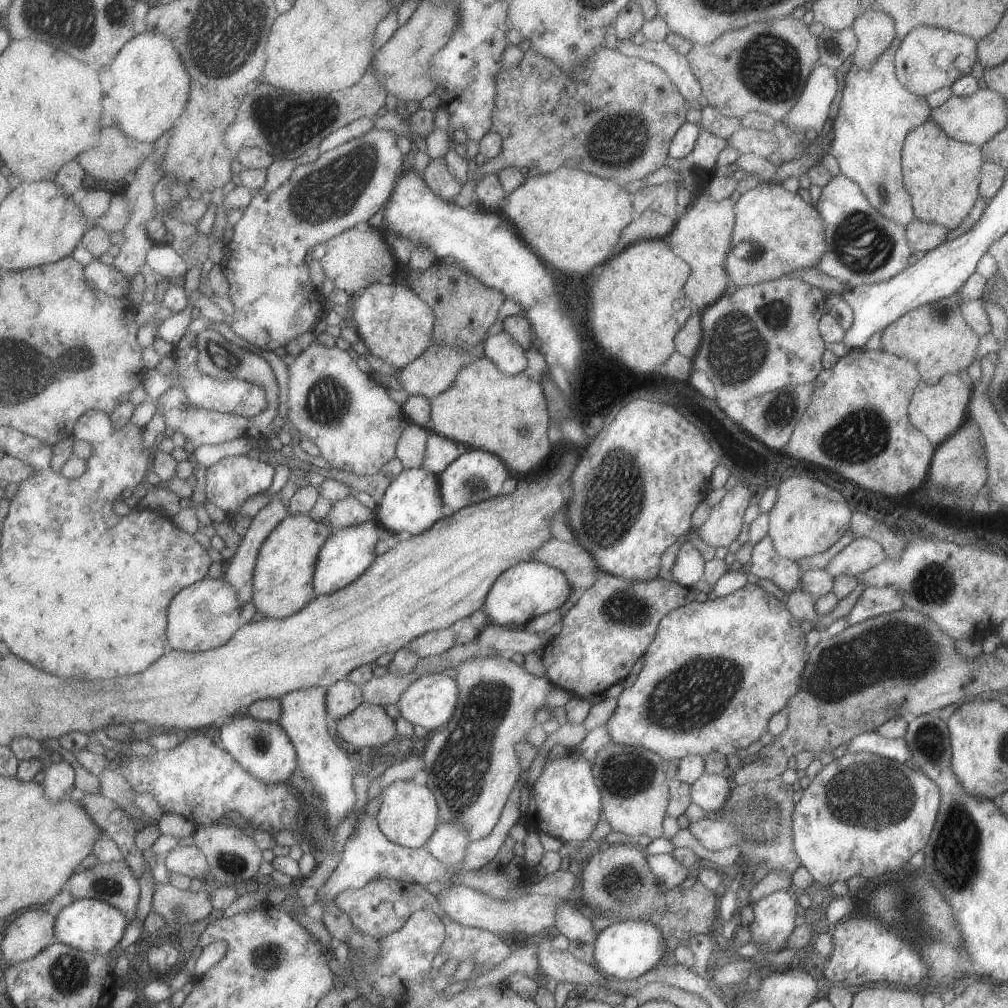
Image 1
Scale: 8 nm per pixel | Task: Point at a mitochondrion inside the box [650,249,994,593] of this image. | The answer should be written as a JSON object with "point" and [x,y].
{"point":[734,351]}

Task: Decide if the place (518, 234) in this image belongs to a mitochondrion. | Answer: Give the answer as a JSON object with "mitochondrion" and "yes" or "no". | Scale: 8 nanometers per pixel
{"mitochondrion":"no"}

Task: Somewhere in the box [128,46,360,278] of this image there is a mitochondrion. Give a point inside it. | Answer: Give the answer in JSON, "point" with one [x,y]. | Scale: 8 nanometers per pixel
{"point":[298,124]}

